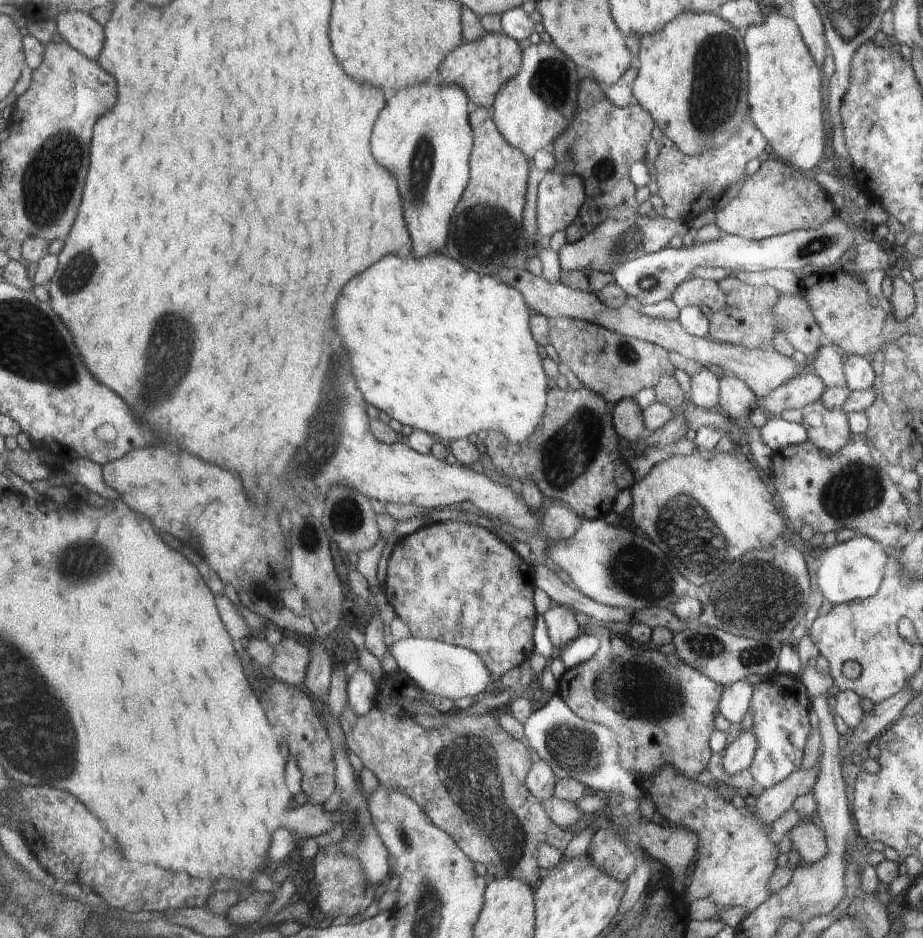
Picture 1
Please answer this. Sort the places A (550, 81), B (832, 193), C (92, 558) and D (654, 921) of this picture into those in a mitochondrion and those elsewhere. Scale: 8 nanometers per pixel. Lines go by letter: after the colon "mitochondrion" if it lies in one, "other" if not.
A: mitochondrion
B: other
C: mitochondrion
D: other

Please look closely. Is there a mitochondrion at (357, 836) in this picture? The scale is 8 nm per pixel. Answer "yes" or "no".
yes

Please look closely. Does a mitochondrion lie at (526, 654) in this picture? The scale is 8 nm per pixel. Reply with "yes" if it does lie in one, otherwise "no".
no

